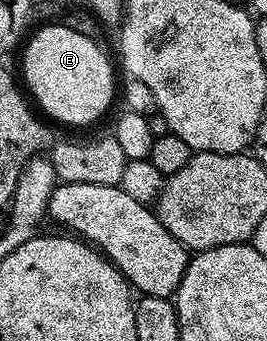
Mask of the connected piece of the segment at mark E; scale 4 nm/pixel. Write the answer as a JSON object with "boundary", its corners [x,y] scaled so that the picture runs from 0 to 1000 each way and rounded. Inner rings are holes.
{"boundary":[[[217,73],[217,79],[154,79],[124,106],[105,106],[94,138],[94,176],[79,196],[94,205],[90,252],[109,252],[105,276],[139,287],[135,311],[172,326],[199,349],[228,361],[262,361],[273,372],[318,372],[393,337],[393,323],[423,302],[423,196],[401,164],[378,152],[378,126],[311,109],[311,97],[281,97],[281,85]]]}

